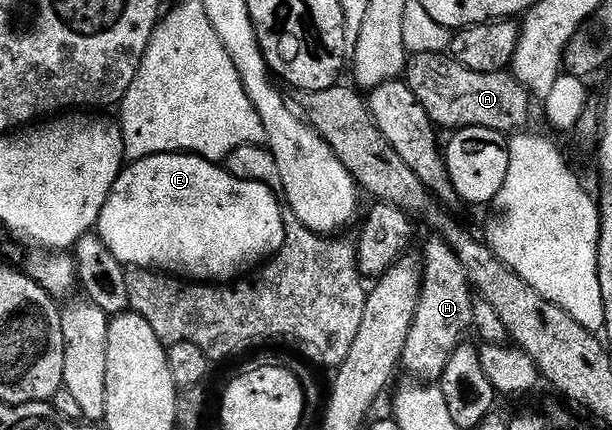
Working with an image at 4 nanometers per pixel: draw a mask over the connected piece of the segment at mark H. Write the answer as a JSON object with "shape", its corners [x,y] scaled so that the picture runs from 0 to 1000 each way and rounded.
{"shape":[[[714,547],[704,549],[704,553],[704,560],[696,570],[696,581],[690,588],[690,598],[686,595],[690,674],[680,714],[680,733],[673,742],[673,770],[667,770],[667,798],[657,819],[655,847],[658,860],[665,858],[676,874],[676,881],[690,891],[721,888],[722,867],[729,858],[739,816],[745,816],[745,807],[757,800],[760,784],[755,781],[761,772],[770,772],[773,751],[771,705],[778,688],[765,640],[758,630],[758,621],[752,621],[752,602],[745,602],[739,574]]]}

